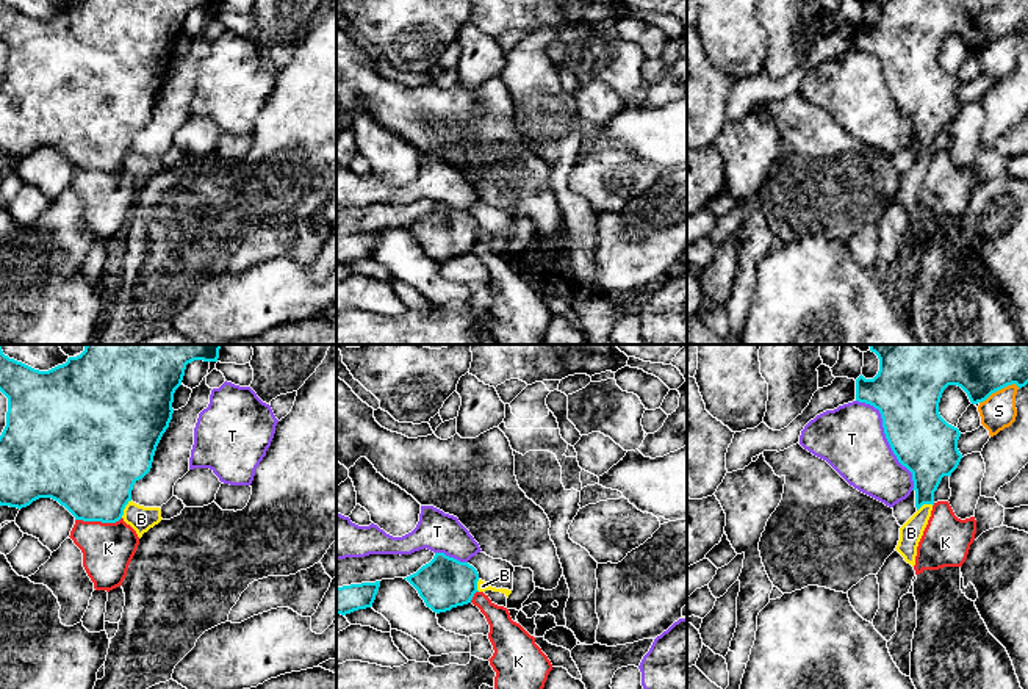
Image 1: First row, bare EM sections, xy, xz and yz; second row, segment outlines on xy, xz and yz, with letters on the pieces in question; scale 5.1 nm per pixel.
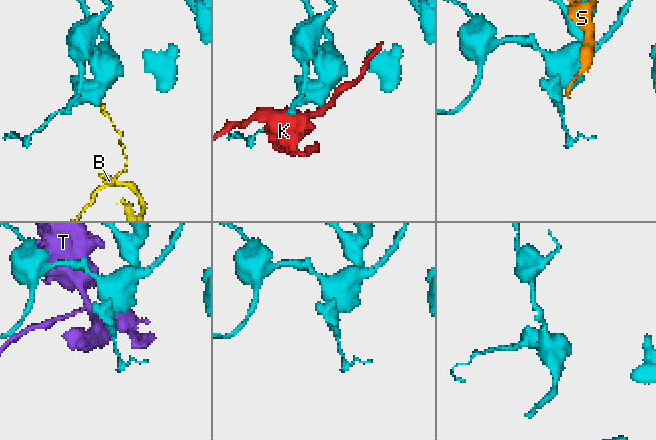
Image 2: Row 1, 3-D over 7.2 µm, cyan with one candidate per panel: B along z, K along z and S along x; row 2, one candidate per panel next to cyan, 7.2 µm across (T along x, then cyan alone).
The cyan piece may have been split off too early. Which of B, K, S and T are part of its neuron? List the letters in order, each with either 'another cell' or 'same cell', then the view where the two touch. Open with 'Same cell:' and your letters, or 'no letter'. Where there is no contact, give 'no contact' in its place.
Same cell: no letter
B: another cell; meets cyan in xy
K: another cell; meets cyan in xy
S: another cell; meets cyan in yz
T: another cell; meets cyan in yz

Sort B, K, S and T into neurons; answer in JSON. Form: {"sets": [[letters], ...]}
{"sets": [["B"], ["K"], ["S"], ["T"]]}

